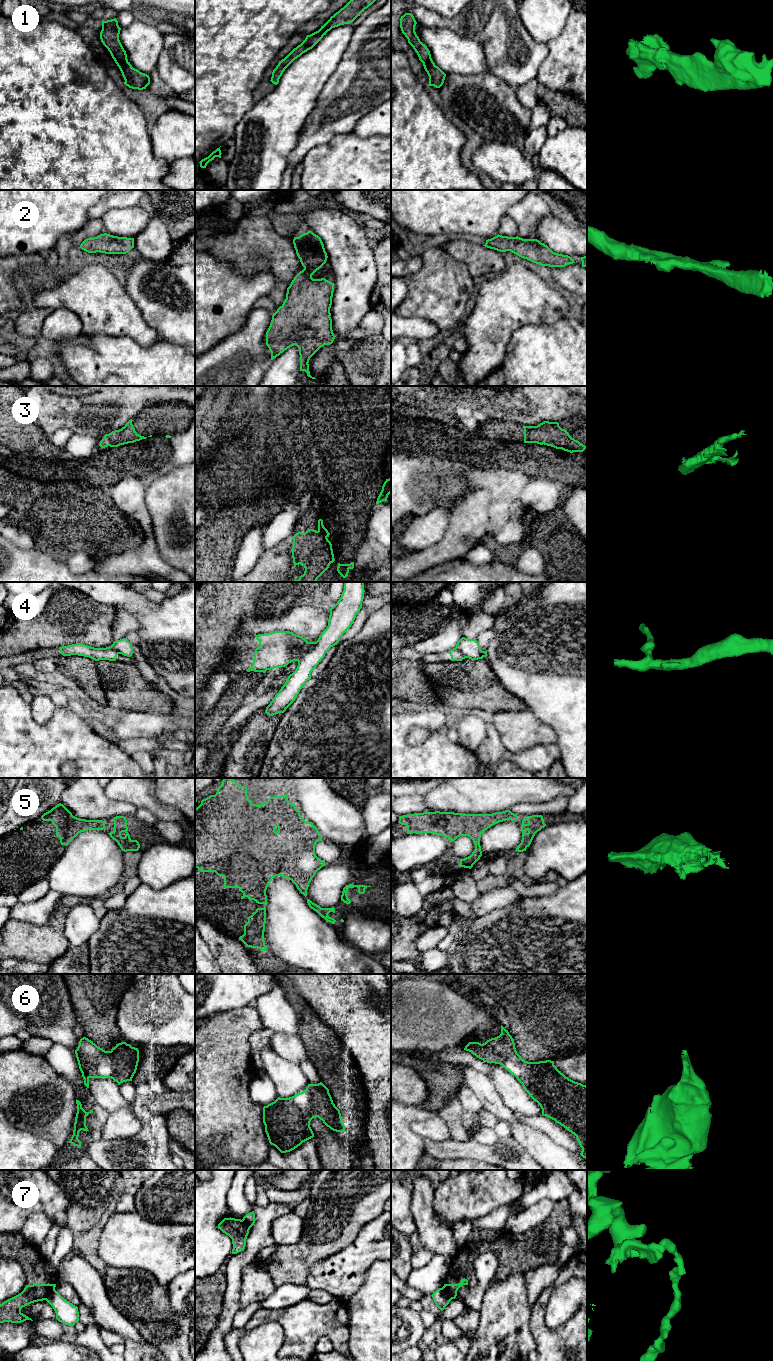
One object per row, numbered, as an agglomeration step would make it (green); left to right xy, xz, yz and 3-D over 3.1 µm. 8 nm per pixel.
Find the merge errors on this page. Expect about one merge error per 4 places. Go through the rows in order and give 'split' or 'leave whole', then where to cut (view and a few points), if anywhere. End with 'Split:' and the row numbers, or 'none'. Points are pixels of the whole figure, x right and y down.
1: leave whole | no cut
2: leave whole | no cut
3: leave whole | no cut
4: split | xz (315, 642), (297, 660)
5: leave whole | no cut
6: leave whole | no cut
7: split | xy (54, 1288), (45, 1299)
Split: 4, 7

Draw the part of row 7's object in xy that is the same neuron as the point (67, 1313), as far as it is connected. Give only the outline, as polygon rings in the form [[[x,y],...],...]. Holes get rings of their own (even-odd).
[[[55,1289],[50,1292],[46,1301],[53,1307],[59,1322],[74,1326],[79,1321],[78,1307],[64,1299]]]

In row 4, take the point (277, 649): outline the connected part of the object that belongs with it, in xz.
[[[274,631],[256,635],[259,647],[255,649],[254,661],[247,672],[263,672],[285,667],[298,661],[315,645],[290,631]]]

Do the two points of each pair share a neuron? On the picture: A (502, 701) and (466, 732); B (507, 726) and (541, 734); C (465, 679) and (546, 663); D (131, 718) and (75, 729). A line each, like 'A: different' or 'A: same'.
A: different
B: same
C: different
D: different

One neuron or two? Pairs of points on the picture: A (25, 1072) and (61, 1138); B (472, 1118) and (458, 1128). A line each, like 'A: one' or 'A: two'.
A: one
B: two

